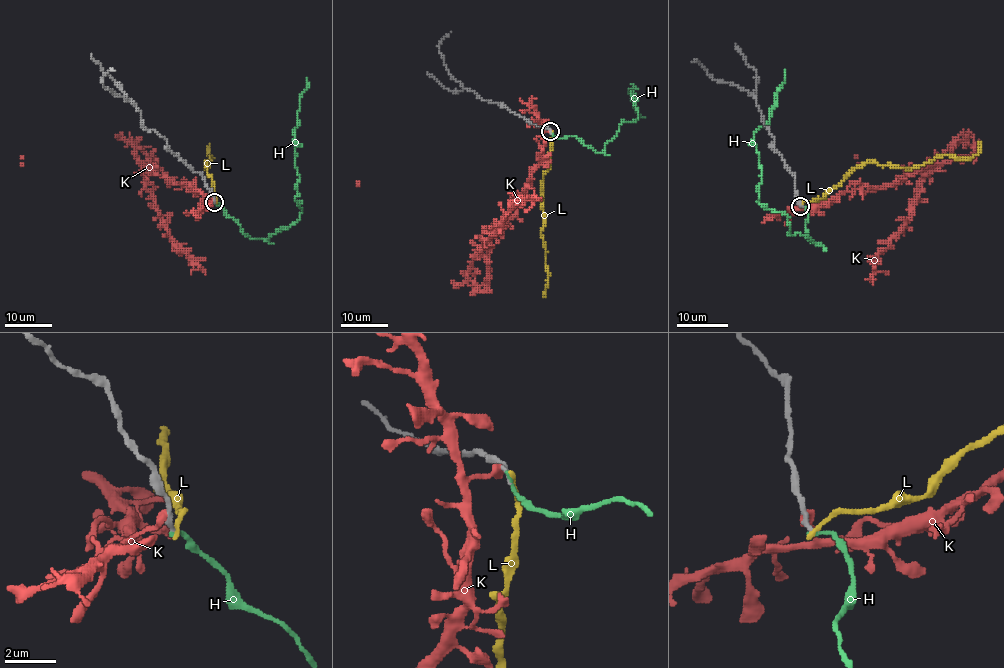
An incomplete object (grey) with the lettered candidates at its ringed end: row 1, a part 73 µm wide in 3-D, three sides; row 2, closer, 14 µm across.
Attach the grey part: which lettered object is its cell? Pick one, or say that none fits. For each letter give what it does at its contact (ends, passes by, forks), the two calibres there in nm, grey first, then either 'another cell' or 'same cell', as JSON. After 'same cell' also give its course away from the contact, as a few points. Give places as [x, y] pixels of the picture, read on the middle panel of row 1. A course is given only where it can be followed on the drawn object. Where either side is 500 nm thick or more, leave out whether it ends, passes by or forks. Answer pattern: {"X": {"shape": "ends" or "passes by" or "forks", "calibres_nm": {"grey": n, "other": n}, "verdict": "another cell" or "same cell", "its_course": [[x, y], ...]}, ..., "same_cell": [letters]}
{"H": {"shape": "ends", "calibres_nm": {"grey": 180, "other": 150}, "verdict": "same cell", "its_course": [[551, 132], [560, 139], [572, 135], [599, 153], [622, 122], [638, 116], [630, 88], [629, 94], [642, 117]]}, "K": {"shape": "ends", "calibres_nm": {"grey": 240, "other": 320}, "verdict": "another cell"}, "L": {"shape": "ends", "calibres_nm": {"grey": 190, "other": 200}, "verdict": "another cell"}, "same_cell": ["H"]}

